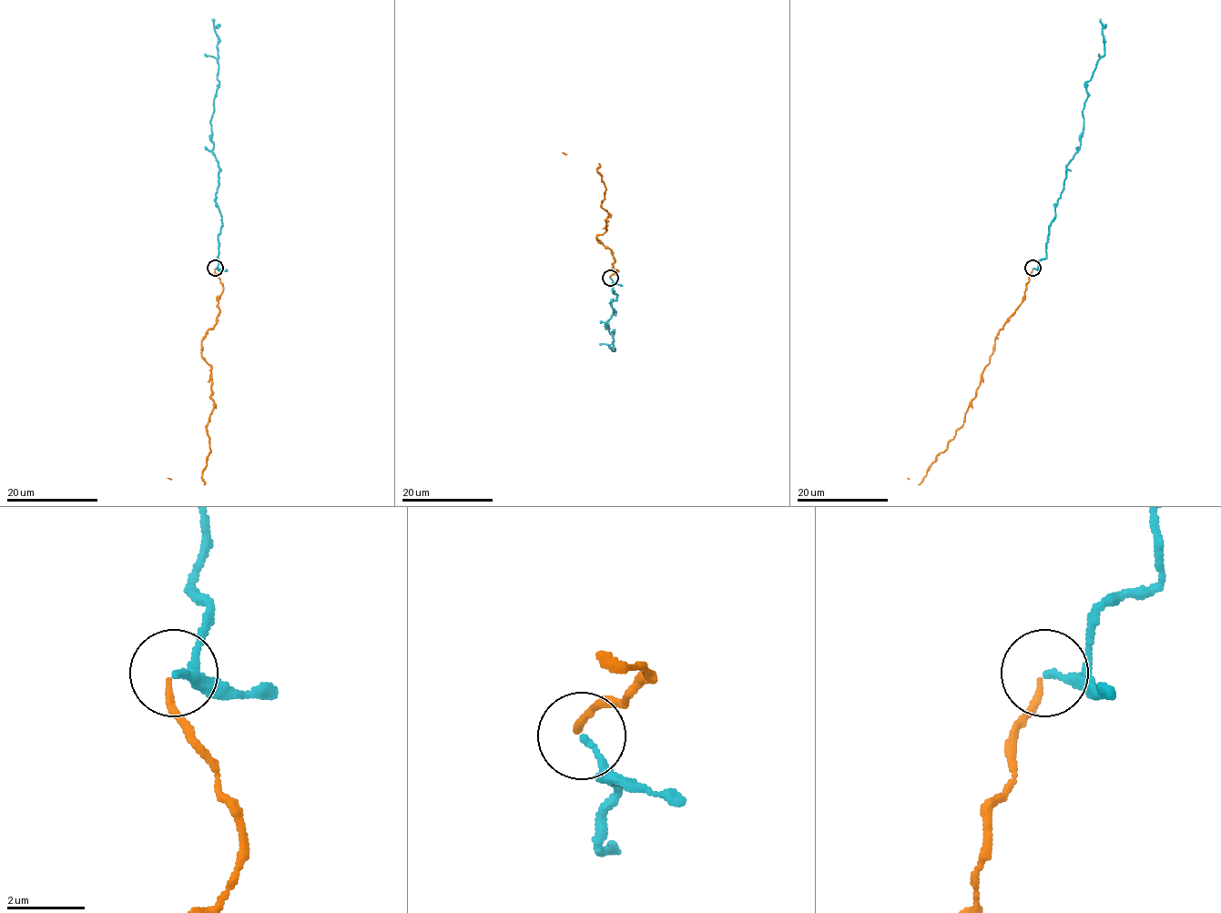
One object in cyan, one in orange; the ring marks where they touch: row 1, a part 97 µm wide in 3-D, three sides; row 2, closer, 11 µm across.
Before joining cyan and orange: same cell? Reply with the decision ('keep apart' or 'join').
join

